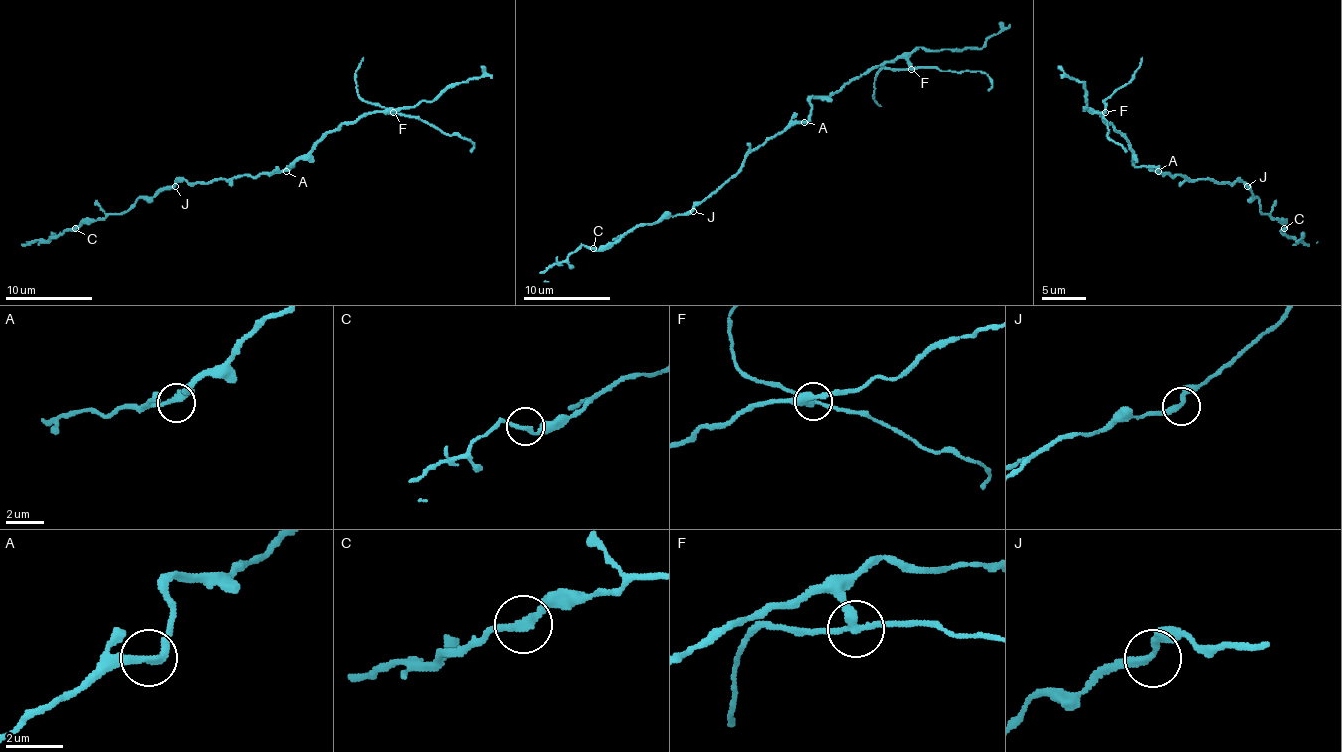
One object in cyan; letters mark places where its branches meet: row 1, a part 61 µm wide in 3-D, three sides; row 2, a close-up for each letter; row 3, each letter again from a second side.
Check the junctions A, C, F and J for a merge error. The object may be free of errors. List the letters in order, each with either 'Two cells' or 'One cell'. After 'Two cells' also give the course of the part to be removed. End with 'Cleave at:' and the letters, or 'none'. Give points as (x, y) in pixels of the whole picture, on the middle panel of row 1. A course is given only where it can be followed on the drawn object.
A: One cell
C: One cell
F: Two cells. Course of the part to remove: (911, 69), (937, 67), (941, 71), (983, 71), (992, 84), (987, 89)
J: One cell
Cleave at: F

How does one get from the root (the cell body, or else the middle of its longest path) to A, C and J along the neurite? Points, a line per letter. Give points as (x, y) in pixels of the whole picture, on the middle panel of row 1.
A: (776, 137), (804, 122)
C: (776, 137), (754, 148), (739, 170), (691, 211), (634, 226), (612, 244), (592, 248)
J: (776, 137), (769, 137), (754, 148), (743, 165), (693, 211)

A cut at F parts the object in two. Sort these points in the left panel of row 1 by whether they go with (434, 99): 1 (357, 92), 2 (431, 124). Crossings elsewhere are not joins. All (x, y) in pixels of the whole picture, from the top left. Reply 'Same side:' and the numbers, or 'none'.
Same side: none

